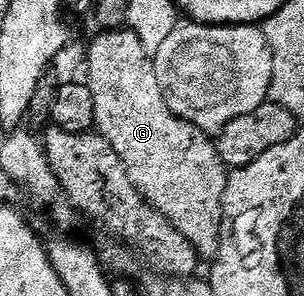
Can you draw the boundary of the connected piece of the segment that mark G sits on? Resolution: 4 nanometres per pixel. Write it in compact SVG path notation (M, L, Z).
M130 30L100 32L87 48L87 87L91 89L95 128L117 150L117 158L125 166L133 186L143 199L157 209L194 246L200 257L211 258L219 251L219 234L223 223L223 195L229 170L221 162L215 140L197 126L185 122L169 110L157 86L152 57Z

